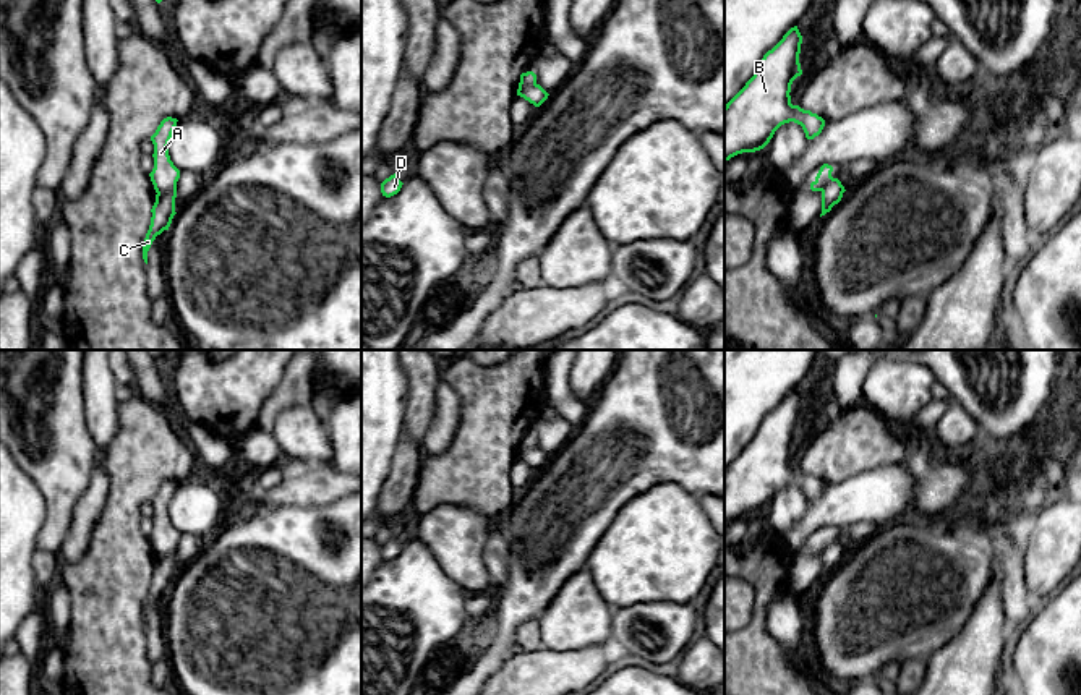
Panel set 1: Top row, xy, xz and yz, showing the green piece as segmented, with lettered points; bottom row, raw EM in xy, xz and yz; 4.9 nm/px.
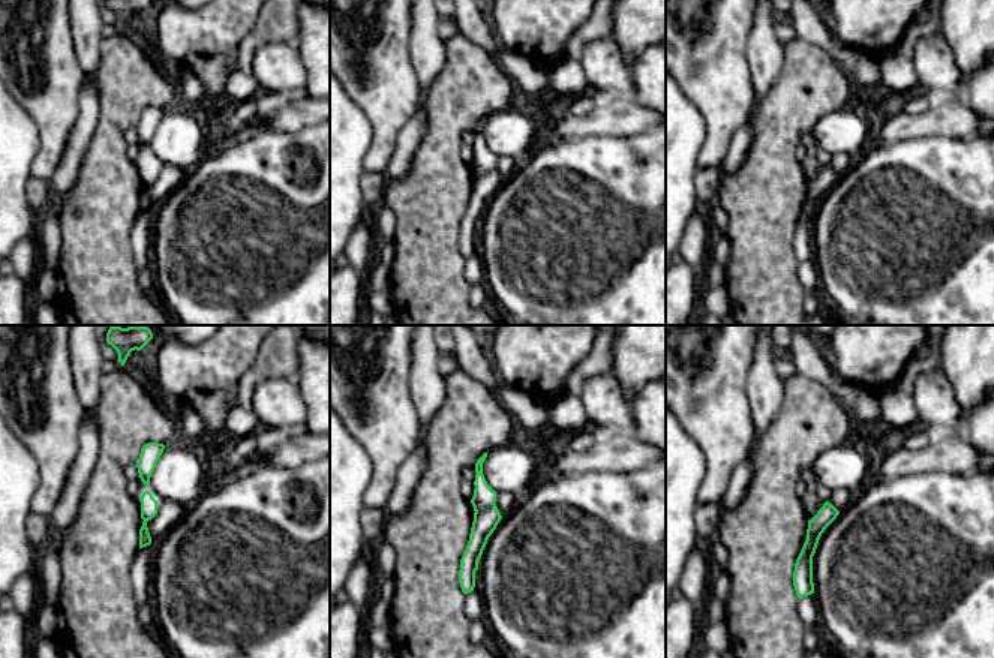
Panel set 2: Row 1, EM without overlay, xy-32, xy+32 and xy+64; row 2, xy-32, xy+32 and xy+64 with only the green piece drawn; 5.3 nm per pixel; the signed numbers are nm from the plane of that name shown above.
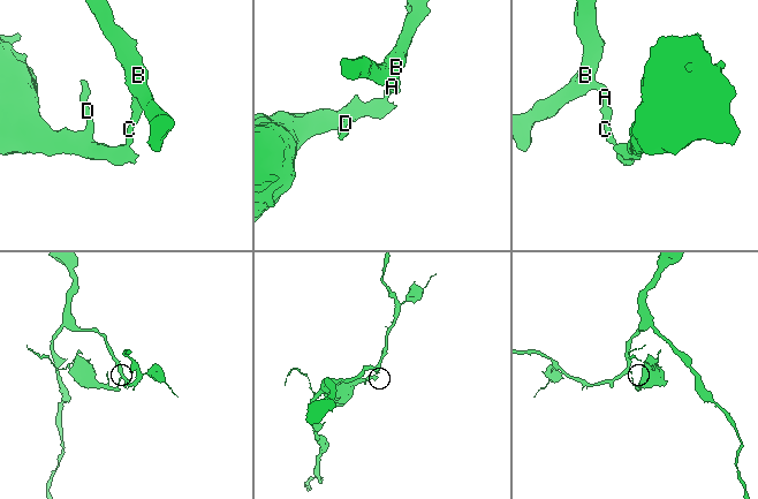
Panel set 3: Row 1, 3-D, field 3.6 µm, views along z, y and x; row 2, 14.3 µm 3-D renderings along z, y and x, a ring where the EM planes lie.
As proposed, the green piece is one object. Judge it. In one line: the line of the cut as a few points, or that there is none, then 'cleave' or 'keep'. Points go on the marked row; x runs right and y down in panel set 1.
cut in xy along (175, 187), (166, 193), (158, 193); cleave

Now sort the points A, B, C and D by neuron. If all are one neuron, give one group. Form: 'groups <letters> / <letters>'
groups A B / C D

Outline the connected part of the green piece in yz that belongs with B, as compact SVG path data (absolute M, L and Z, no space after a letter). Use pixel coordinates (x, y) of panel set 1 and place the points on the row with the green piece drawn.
M794 26L763 55L754 76L724 105L724 162L763 149L775 131L789 122L801 125L807 139L822 133L822 117L791 104L791 84L802 75L801 44L802 36Z

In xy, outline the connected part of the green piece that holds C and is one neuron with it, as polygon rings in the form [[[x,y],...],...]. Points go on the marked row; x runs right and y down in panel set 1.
[[[177,188],[170,193],[157,193],[156,203],[151,209],[151,225],[144,238],[143,246],[143,259],[147,264],[147,251],[156,240],[157,235],[160,235],[164,230],[169,230],[175,212],[175,198],[177,198]]]

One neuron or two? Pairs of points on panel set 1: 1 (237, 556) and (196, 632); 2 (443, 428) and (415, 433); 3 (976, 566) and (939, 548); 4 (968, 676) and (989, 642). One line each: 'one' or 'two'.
1: one
2: two
3: one
4: one

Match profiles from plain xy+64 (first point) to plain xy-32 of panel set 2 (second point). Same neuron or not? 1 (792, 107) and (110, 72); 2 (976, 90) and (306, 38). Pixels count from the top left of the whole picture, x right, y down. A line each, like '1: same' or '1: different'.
1: same
2: same

